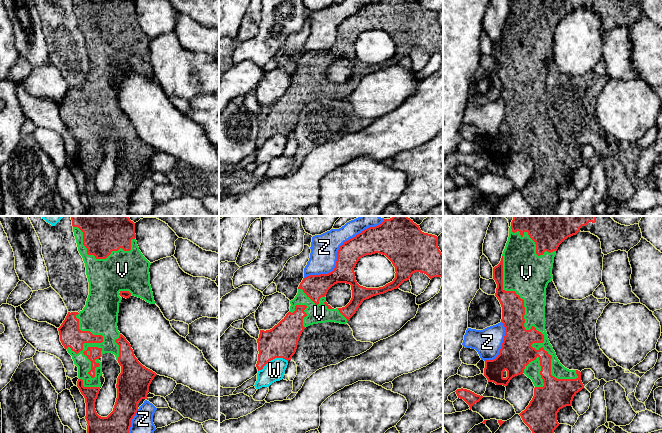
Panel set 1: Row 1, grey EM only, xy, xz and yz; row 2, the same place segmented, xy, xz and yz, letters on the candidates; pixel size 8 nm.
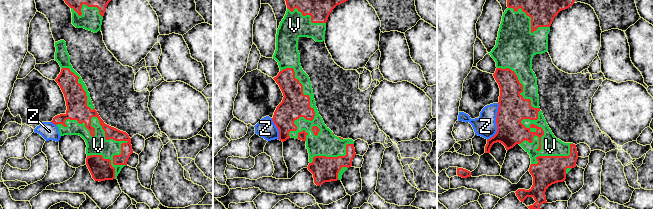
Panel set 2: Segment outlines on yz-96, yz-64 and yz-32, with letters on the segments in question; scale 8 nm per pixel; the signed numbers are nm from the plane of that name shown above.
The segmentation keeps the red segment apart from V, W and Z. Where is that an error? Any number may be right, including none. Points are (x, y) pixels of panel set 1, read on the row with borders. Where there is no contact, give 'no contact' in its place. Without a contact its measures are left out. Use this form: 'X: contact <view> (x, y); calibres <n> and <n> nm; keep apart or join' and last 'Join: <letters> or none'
V: contact yz (535, 328); calibres 260 and 180 nm; join
W: contact xz (272, 359); calibres 260 and 170 nm; keep apart
Z: contact xz (338, 250); calibres 200 and 220 nm; keep apart
Join: V

